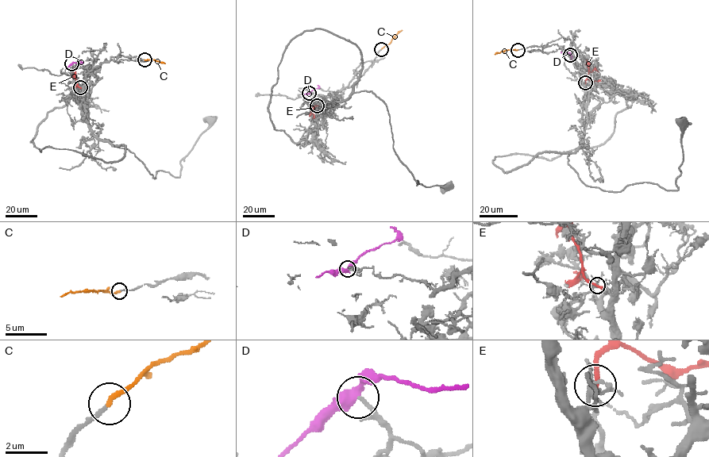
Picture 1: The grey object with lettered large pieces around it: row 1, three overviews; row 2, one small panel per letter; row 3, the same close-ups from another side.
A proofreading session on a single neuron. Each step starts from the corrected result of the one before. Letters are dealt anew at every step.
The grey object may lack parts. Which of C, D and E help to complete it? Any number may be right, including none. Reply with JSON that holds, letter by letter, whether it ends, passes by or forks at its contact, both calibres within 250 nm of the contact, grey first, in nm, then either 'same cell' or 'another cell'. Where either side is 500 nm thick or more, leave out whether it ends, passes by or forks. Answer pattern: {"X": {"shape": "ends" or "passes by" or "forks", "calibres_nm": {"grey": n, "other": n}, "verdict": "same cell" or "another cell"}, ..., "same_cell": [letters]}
{"C": {"shape": "ends", "calibres_nm": {"grey": 160, "other": 200}, "verdict": "same cell"}, "D": {"shape": "passes by", "calibres_nm": {"grey": 160, "other": 400}, "verdict": "another cell"}, "E": {"shape": "ends", "calibres_nm": {"grey": 120, "other": 260}, "verdict": "another cell"}, "same_cell": ["C"]}

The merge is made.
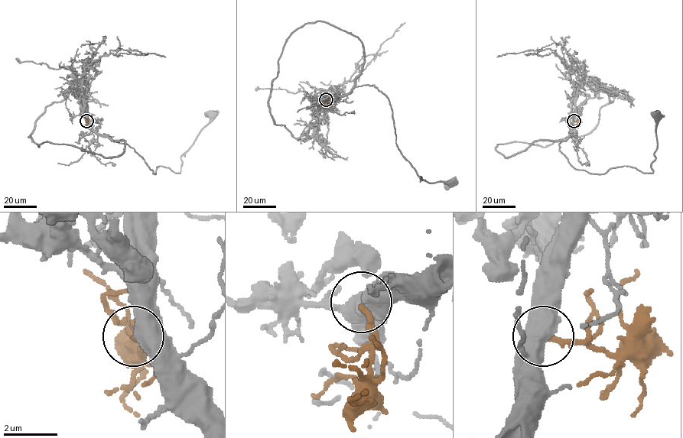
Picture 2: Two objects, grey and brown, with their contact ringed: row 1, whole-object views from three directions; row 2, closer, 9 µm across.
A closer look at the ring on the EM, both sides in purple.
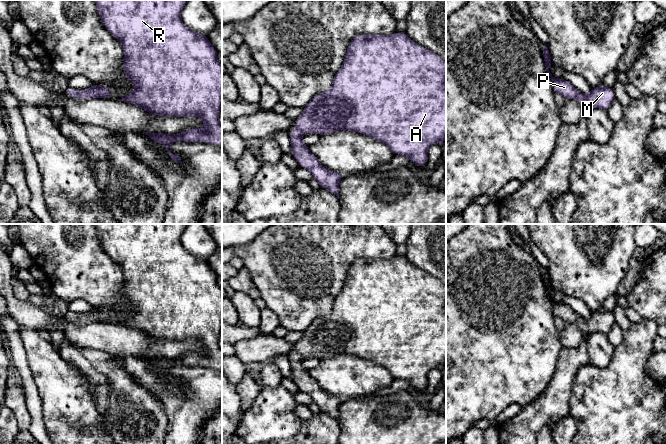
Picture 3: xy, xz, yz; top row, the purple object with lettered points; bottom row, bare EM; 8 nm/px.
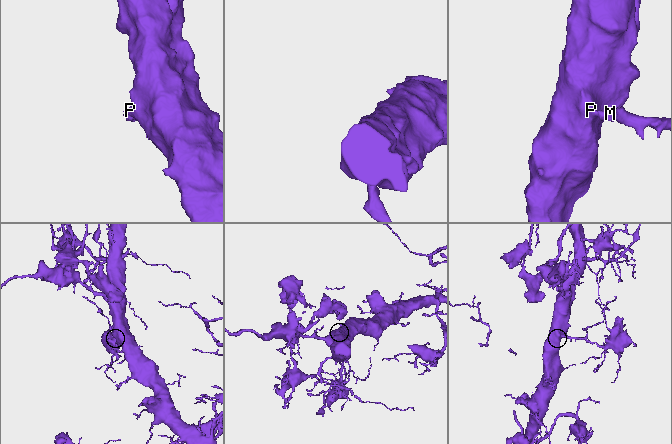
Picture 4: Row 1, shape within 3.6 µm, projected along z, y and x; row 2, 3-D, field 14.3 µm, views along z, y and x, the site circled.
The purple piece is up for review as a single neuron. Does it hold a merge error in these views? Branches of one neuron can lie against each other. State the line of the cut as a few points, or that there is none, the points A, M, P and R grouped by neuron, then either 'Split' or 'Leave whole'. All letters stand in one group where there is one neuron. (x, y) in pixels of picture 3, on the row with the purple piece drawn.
No split. Groups: A M P R. Leave whole

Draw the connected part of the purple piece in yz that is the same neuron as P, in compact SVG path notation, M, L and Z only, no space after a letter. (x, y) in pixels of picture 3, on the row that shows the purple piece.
M543 46L543 57L547 74L551 77L552 90L554 93L560 93L565 99L576 98L583 108L609 109L611 102L615 99L615 93L612 88L601 85L591 89L587 94L580 93L570 82L555 78L549 72L549 68L554 65L547 46Z

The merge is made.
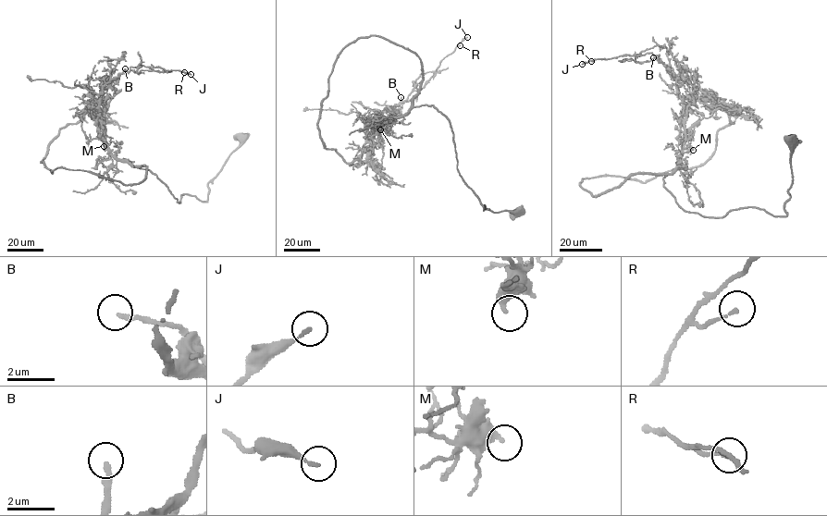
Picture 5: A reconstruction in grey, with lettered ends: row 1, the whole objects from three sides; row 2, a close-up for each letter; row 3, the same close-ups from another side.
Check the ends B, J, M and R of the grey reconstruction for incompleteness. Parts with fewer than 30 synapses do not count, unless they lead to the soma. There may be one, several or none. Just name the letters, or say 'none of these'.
B

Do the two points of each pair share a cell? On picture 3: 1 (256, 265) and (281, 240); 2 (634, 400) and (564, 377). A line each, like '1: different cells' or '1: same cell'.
1: same cell
2: different cells

